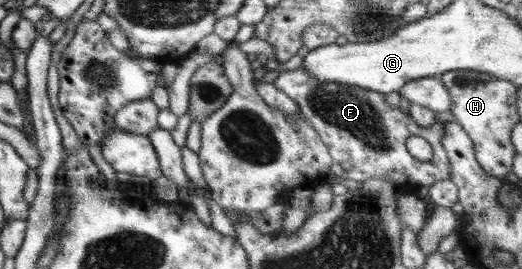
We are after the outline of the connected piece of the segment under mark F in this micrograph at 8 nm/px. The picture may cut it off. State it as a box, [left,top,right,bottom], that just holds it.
[272,68,451,194]

